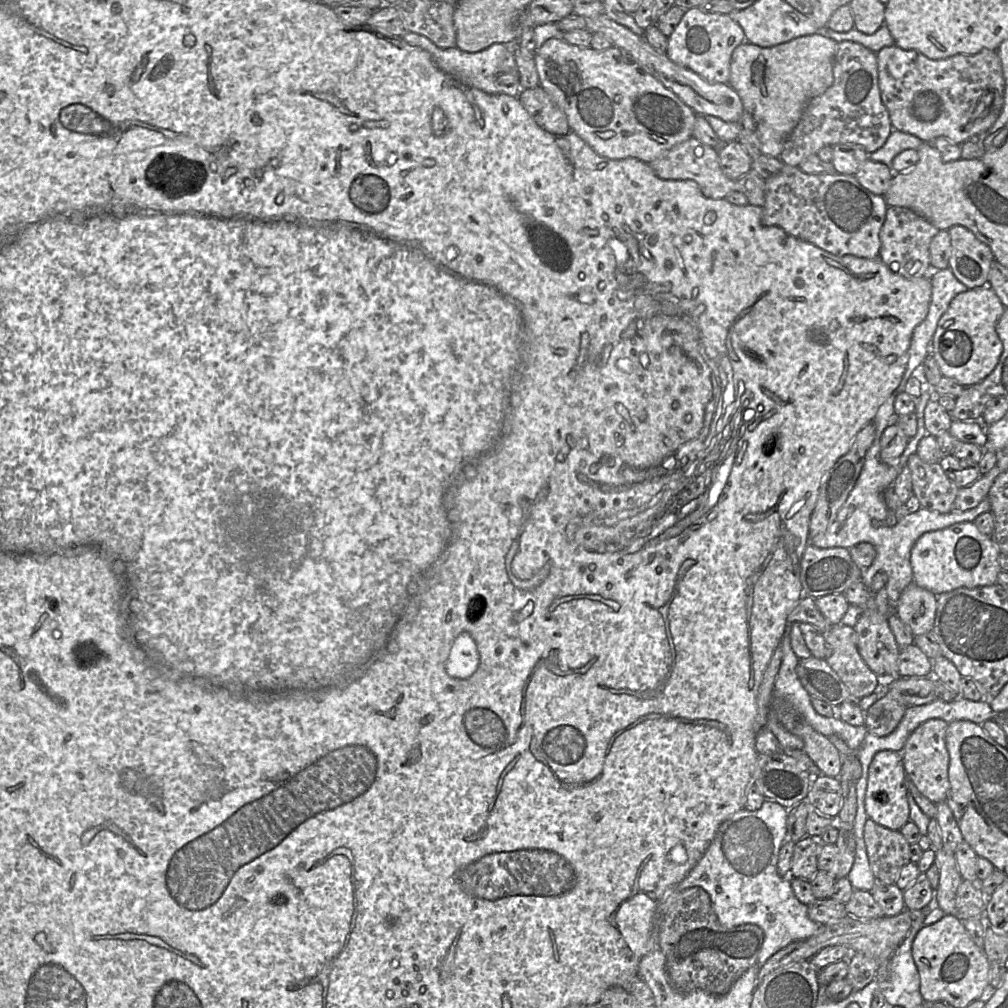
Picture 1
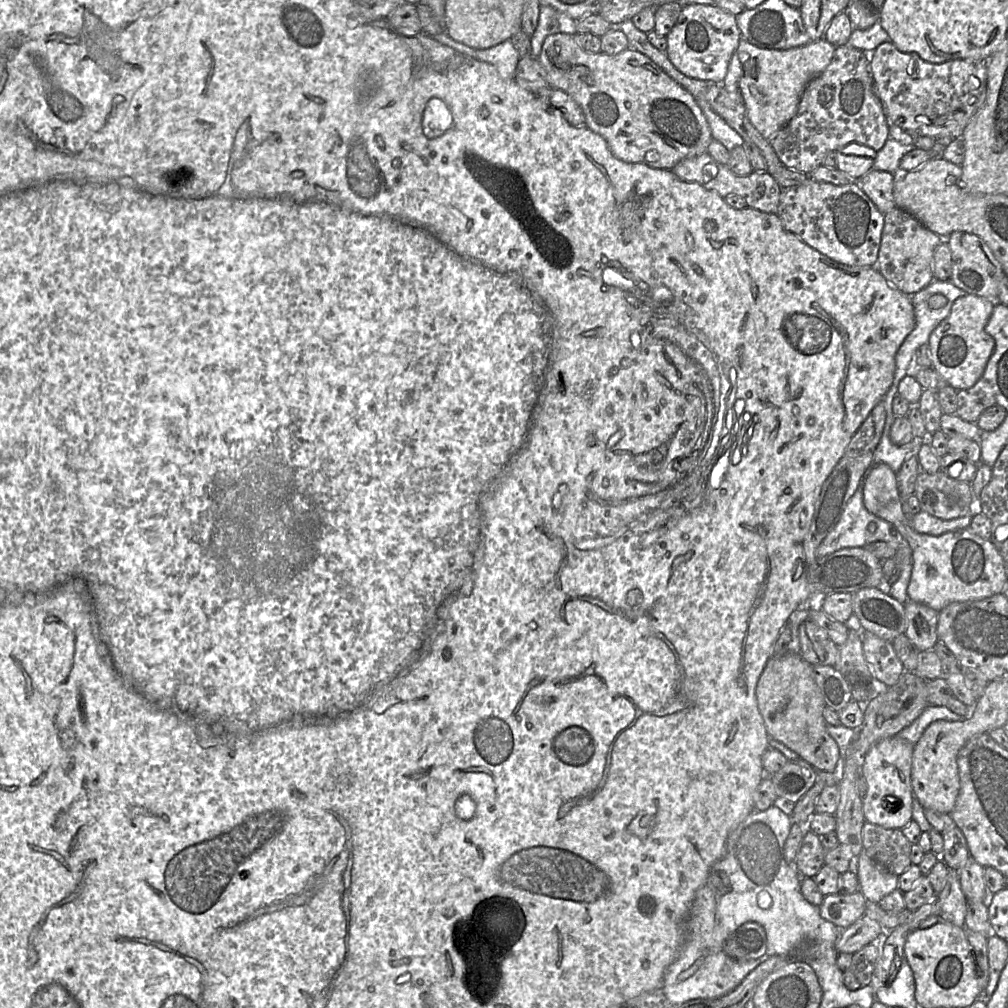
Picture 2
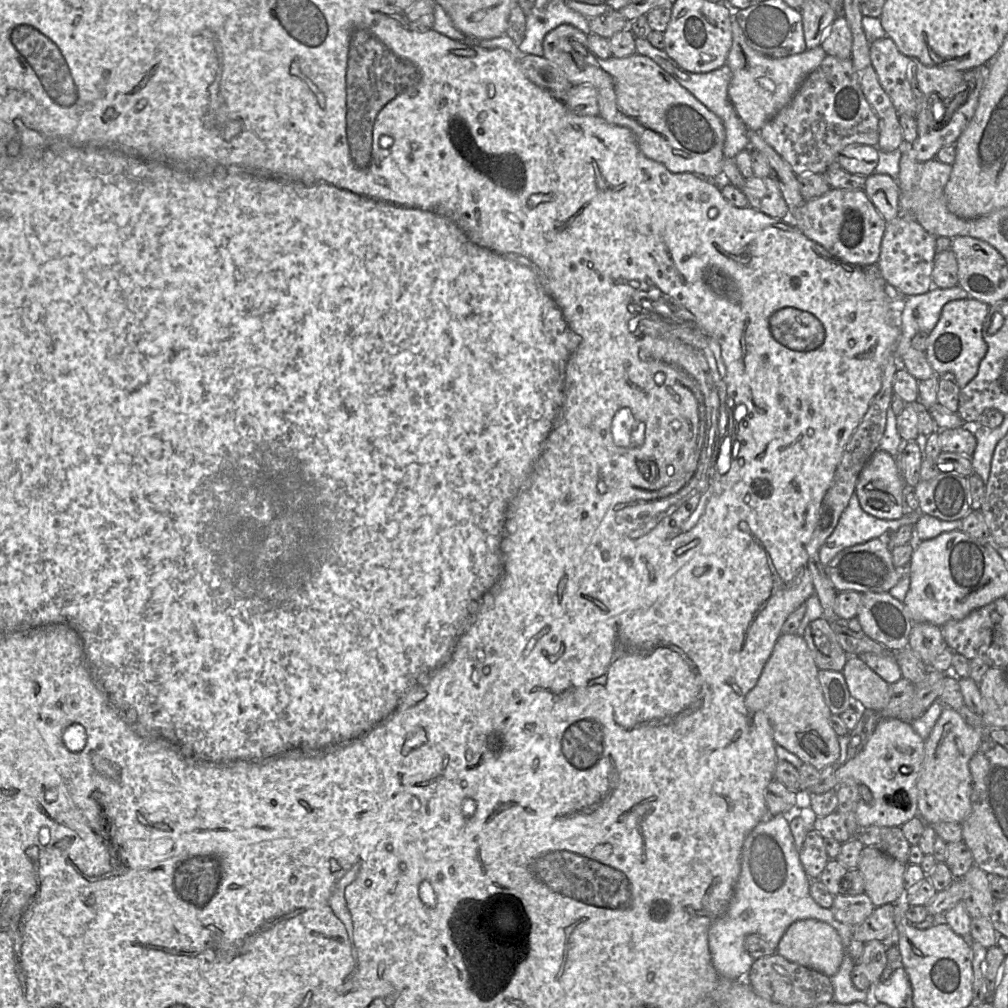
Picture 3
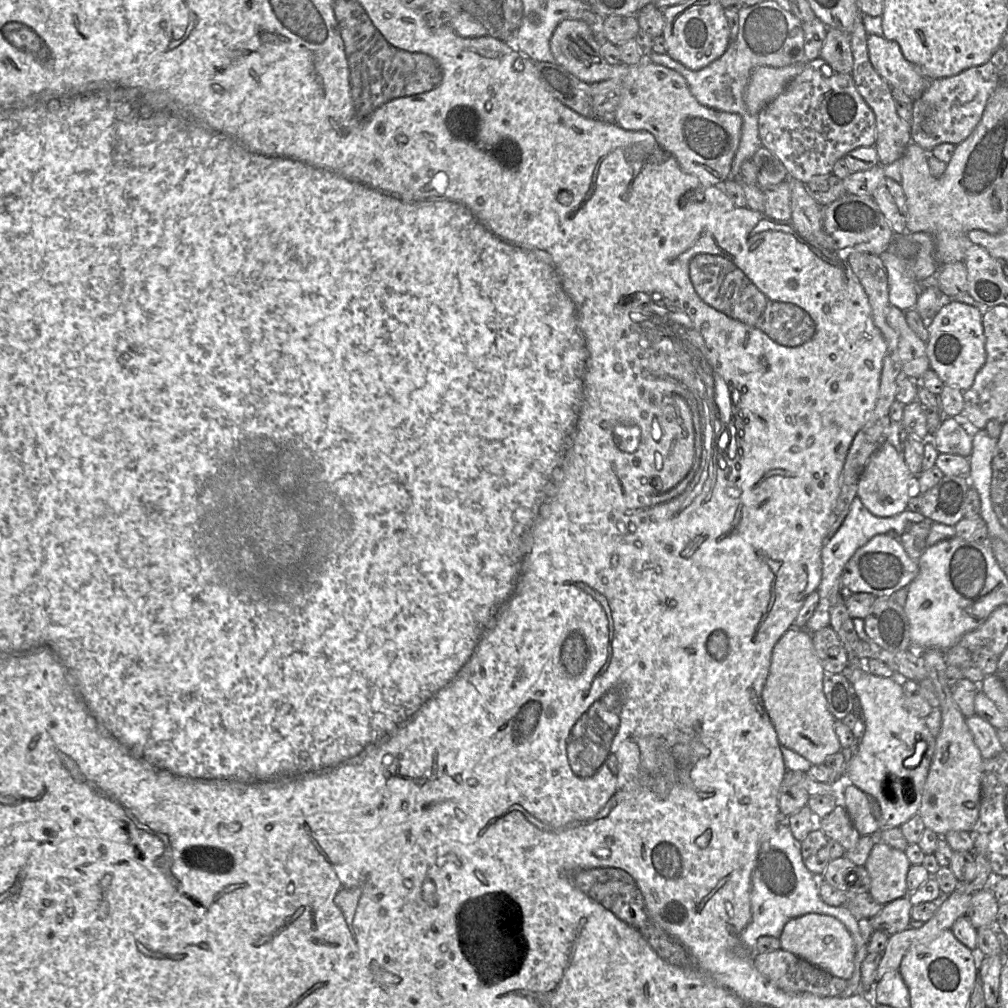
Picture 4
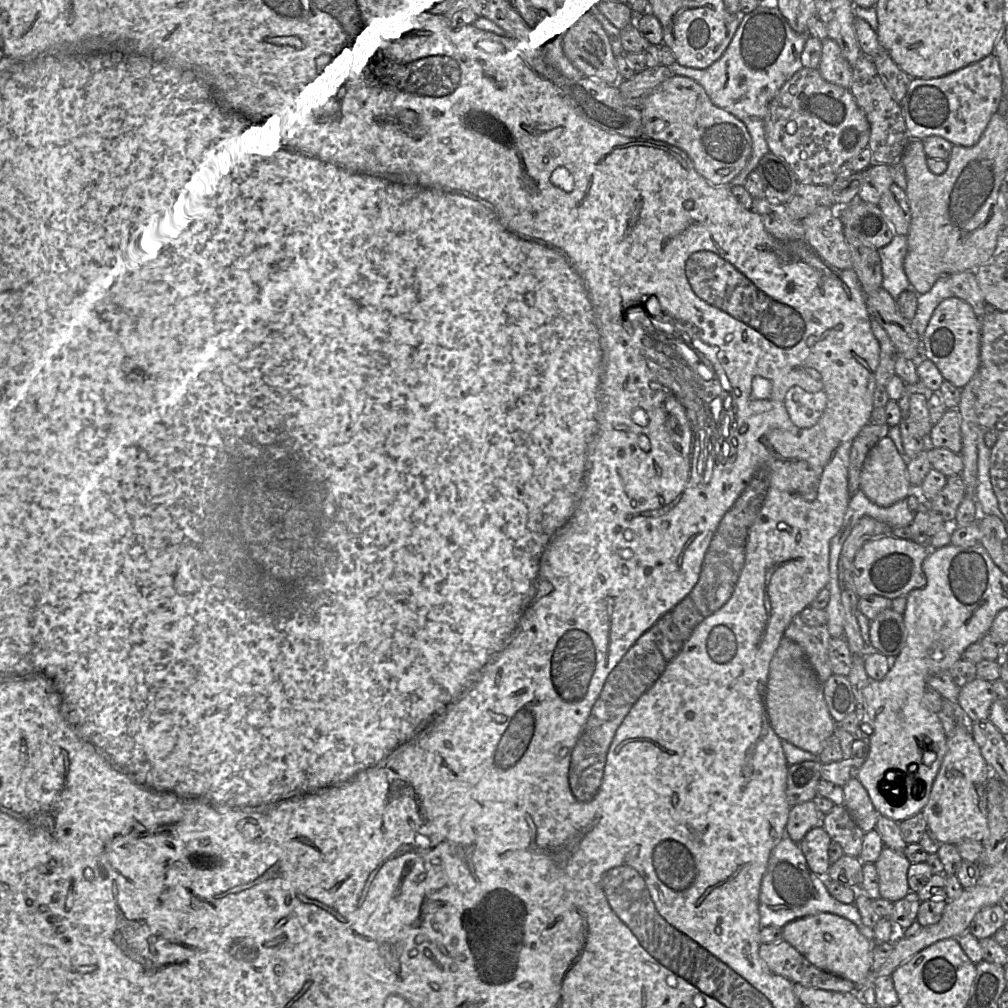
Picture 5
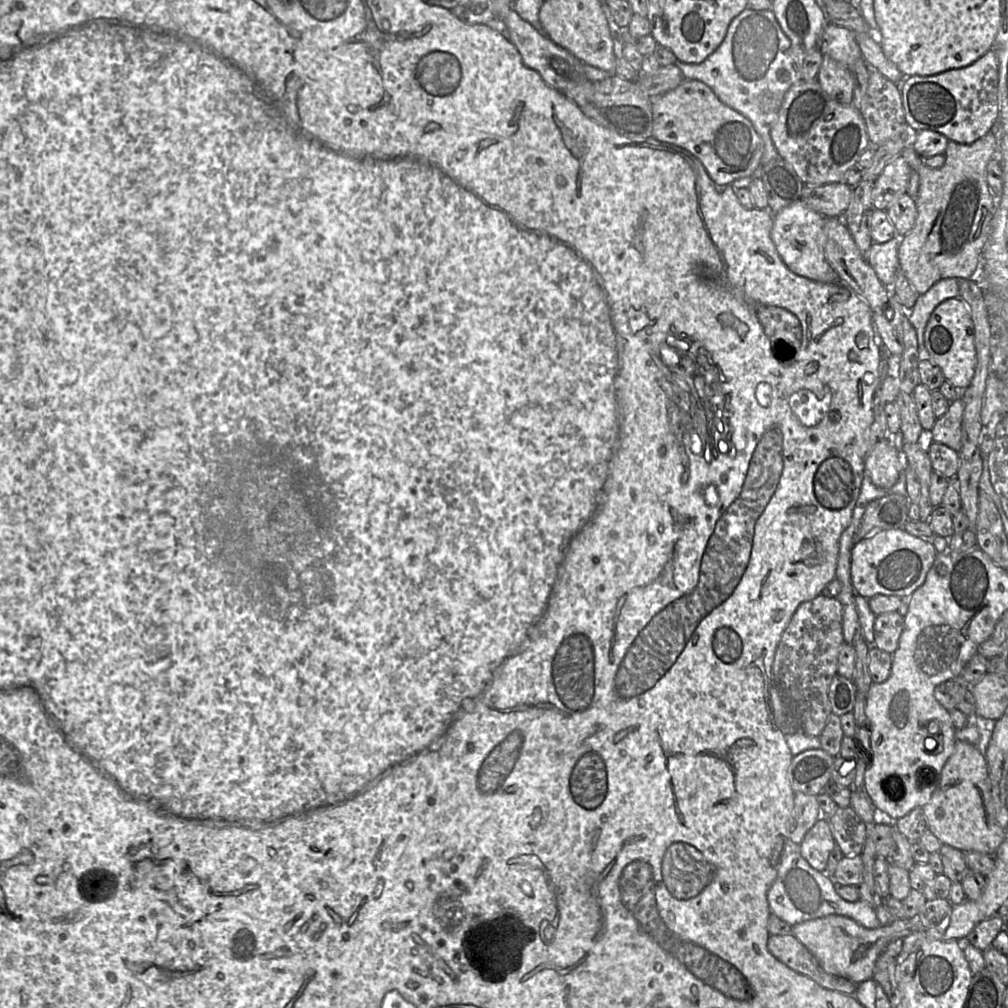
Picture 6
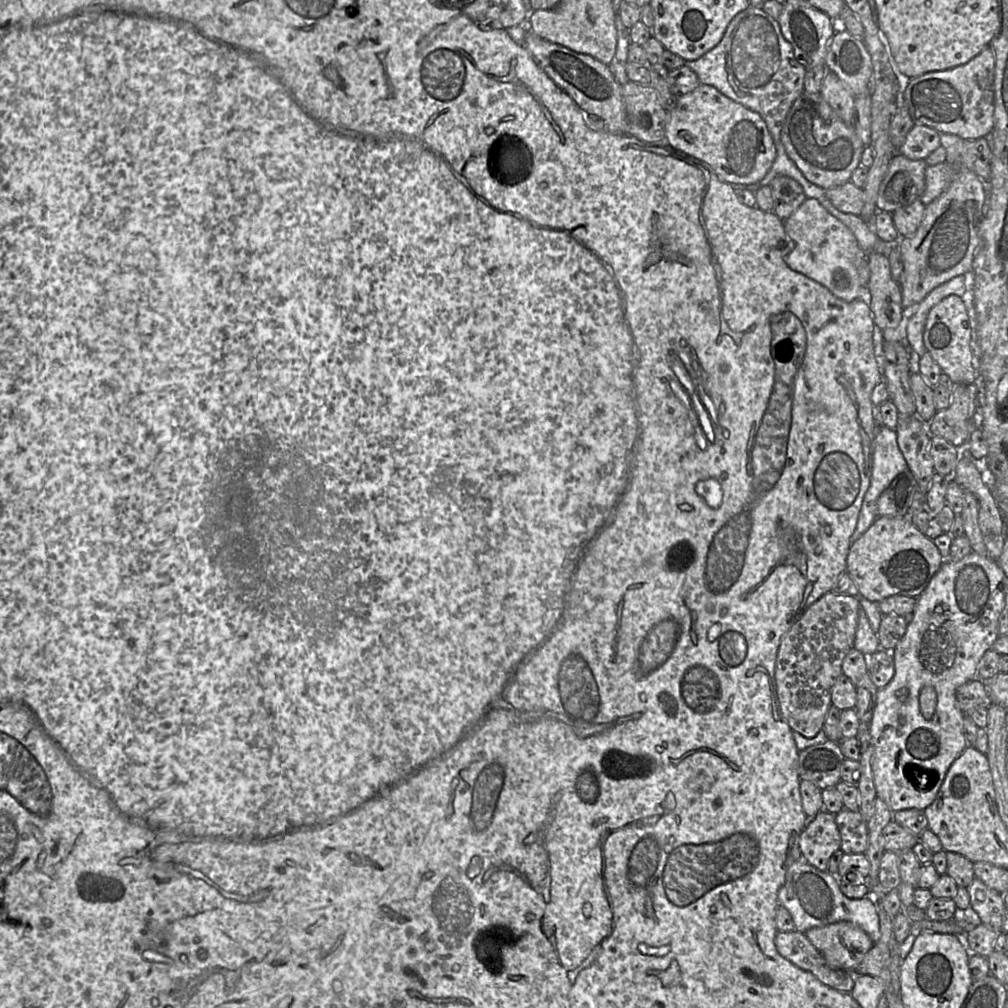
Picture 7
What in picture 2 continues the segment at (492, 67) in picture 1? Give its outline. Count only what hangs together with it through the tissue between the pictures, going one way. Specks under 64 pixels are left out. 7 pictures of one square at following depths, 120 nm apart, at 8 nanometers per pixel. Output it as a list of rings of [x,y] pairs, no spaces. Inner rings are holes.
[[[447,32],[431,37],[462,54],[492,64],[497,69],[501,78],[505,80],[514,79],[520,56],[510,40],[506,40],[487,49],[474,49],[453,40]]]

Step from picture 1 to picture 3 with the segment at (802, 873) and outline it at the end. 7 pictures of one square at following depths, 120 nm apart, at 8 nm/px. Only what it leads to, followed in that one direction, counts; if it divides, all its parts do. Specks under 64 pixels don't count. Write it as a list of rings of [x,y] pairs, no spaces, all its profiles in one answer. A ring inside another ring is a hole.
[[[814,828],[807,832],[799,852],[799,858],[808,877],[811,880],[818,879],[829,857],[826,852],[824,838]]]

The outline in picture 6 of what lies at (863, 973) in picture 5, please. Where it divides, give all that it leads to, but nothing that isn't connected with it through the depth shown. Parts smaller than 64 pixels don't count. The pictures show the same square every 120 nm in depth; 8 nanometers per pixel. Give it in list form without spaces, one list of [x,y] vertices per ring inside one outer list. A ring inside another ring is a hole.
[[[832,914],[793,925],[791,933],[811,952],[826,973],[859,984],[873,978],[875,963],[891,941],[923,930],[925,927],[918,918],[895,919],[885,926],[865,928],[847,916]]]

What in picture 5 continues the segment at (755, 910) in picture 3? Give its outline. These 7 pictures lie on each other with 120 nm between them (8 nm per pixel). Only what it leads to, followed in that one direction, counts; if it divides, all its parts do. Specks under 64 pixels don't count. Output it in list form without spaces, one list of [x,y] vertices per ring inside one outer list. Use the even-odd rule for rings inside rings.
[[[784,836],[771,851],[761,880],[759,896],[761,929],[768,926],[783,928],[798,918],[821,912],[833,913],[850,920],[865,937],[873,940],[873,928],[862,922],[856,905],[845,904],[833,898],[825,886],[825,878],[809,869],[799,844]]]

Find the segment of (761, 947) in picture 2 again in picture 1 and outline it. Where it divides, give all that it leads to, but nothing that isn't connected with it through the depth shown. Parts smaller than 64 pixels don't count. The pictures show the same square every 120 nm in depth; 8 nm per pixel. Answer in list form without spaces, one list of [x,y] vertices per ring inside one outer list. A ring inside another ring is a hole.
[[[696,886],[665,893],[654,915],[653,939],[655,948],[660,948],[665,955],[669,984],[676,992],[686,994],[703,990],[714,995],[724,995],[746,970],[757,963],[764,932],[755,924],[723,926],[715,914],[709,894]]]

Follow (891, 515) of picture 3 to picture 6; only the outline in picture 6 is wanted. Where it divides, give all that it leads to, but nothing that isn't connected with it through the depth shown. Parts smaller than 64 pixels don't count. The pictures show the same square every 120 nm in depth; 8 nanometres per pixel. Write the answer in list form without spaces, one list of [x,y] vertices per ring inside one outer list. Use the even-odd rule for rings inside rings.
[[[888,438],[877,442],[870,449],[865,458],[865,471],[879,488],[890,489],[896,484],[901,473],[901,463],[897,449]]]

